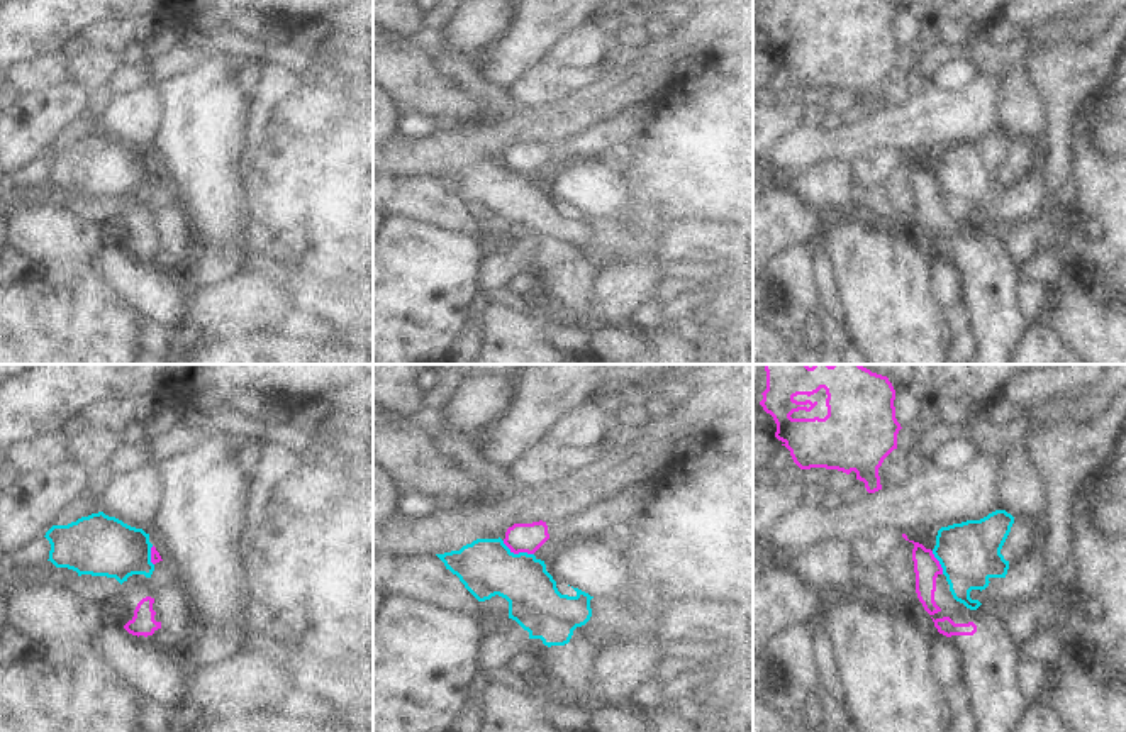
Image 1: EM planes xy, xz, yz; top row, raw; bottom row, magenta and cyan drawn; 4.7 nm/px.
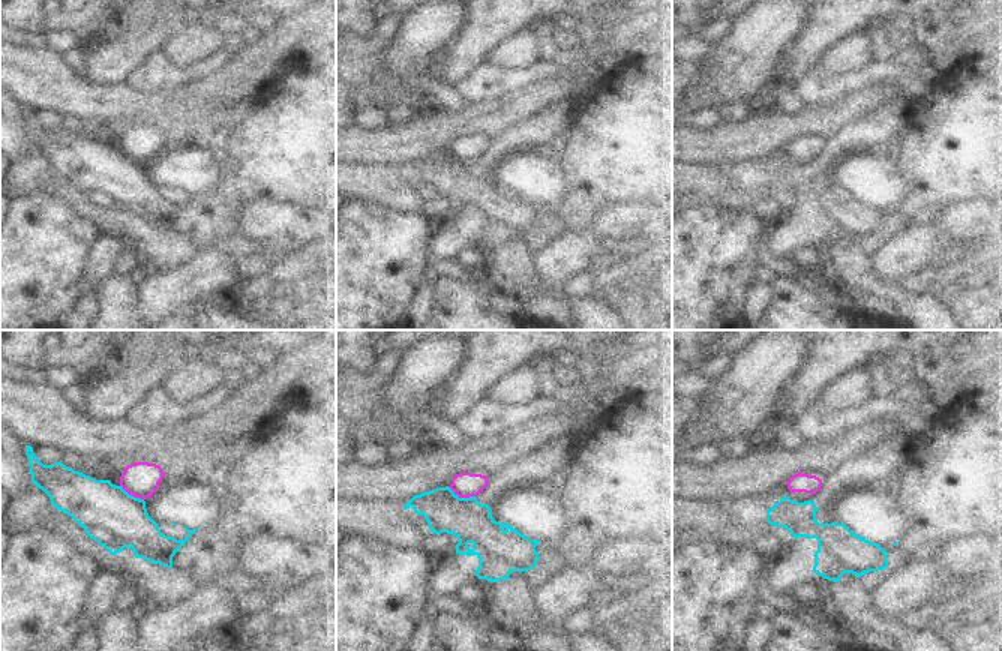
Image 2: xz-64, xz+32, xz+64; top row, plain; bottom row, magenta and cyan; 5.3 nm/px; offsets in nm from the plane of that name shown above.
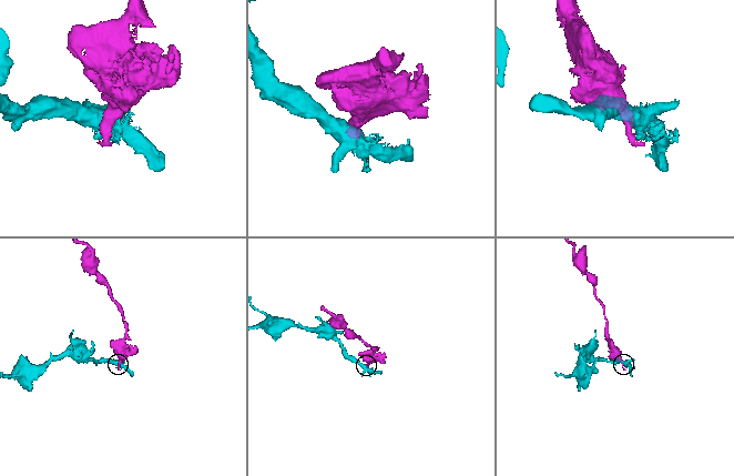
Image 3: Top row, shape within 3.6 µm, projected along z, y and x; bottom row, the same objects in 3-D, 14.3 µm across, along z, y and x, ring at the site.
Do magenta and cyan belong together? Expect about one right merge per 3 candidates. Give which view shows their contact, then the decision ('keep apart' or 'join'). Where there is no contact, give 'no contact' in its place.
xz | keep apart

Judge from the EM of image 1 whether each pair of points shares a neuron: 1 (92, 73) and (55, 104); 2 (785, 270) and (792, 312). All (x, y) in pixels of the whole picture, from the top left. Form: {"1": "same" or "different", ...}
{"1": "different", "2": "same"}

